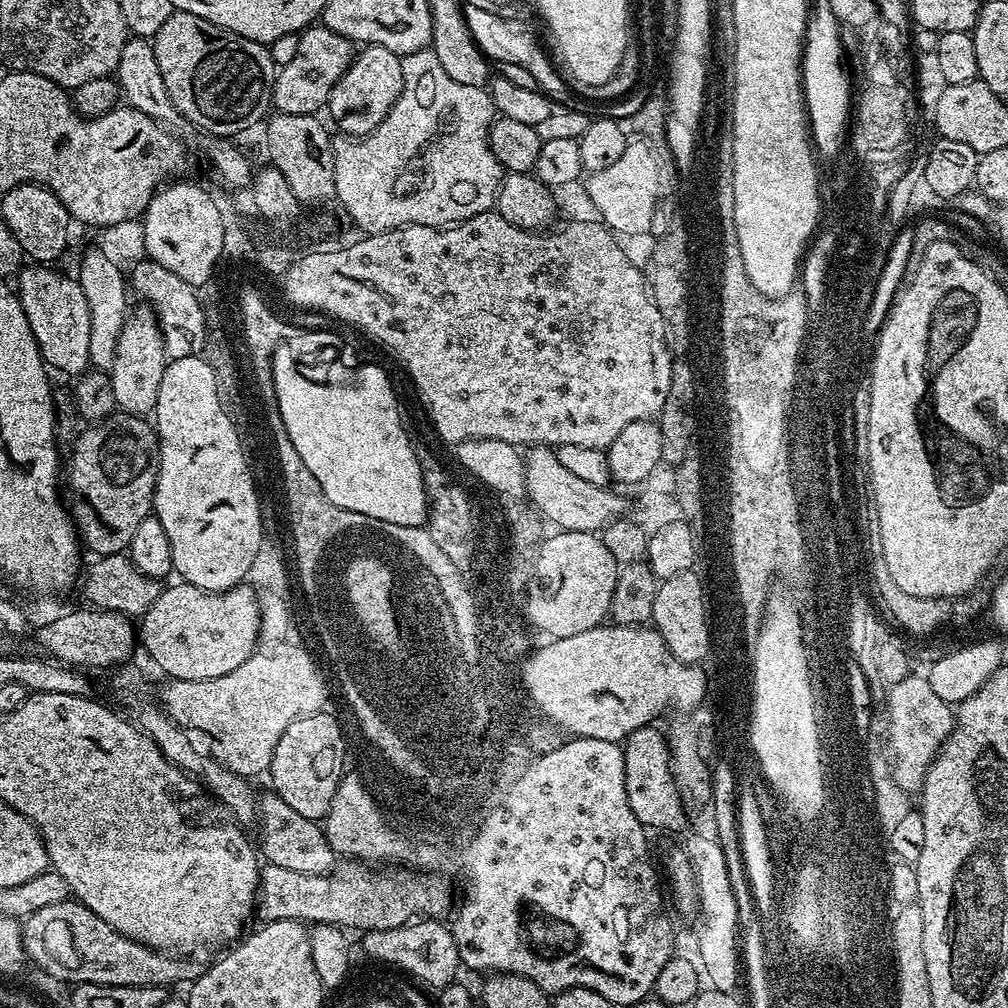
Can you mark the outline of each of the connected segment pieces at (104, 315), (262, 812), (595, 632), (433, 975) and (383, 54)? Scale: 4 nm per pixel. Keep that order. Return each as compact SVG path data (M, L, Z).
M92 246L80 260L78 279L82 286L82 294L86 294L86 306L90 306L91 367L96 370L111 369L118 348L119 335L122 334L125 321L130 315L125 269L110 262L105 254L100 252L99 247Z
M269 794L269 796L259 797L259 824L258 848L267 863L283 866L286 870L299 870L302 874L322 874L323 876L328 875L336 867L338 857L333 852L323 827L310 818L302 818L302 814L298 814L298 810L293 810L291 806L286 806L286 802L282 802L280 796Z
M605 623L599 628L570 634L570 638L553 639L545 648L537 647L524 664L523 691L533 700L535 711L552 720L573 737L602 738L623 742L634 730L647 728L663 712L671 713L677 704L687 706L705 698L705 675L699 667L688 664L680 668L678 658L668 643L652 626Z
M416 918L397 928L365 931L364 952L384 964L393 964L404 972L412 972L411 979L425 989L442 989L457 979L456 971L462 968L454 934L444 922L440 918Z
M369 44L355 53L346 74L338 78L334 90L328 95L326 112L332 115L332 120L340 127L341 133L365 136L380 125L386 114L390 114L394 102L398 102L402 94L403 85L401 57L386 50L386 46Z

